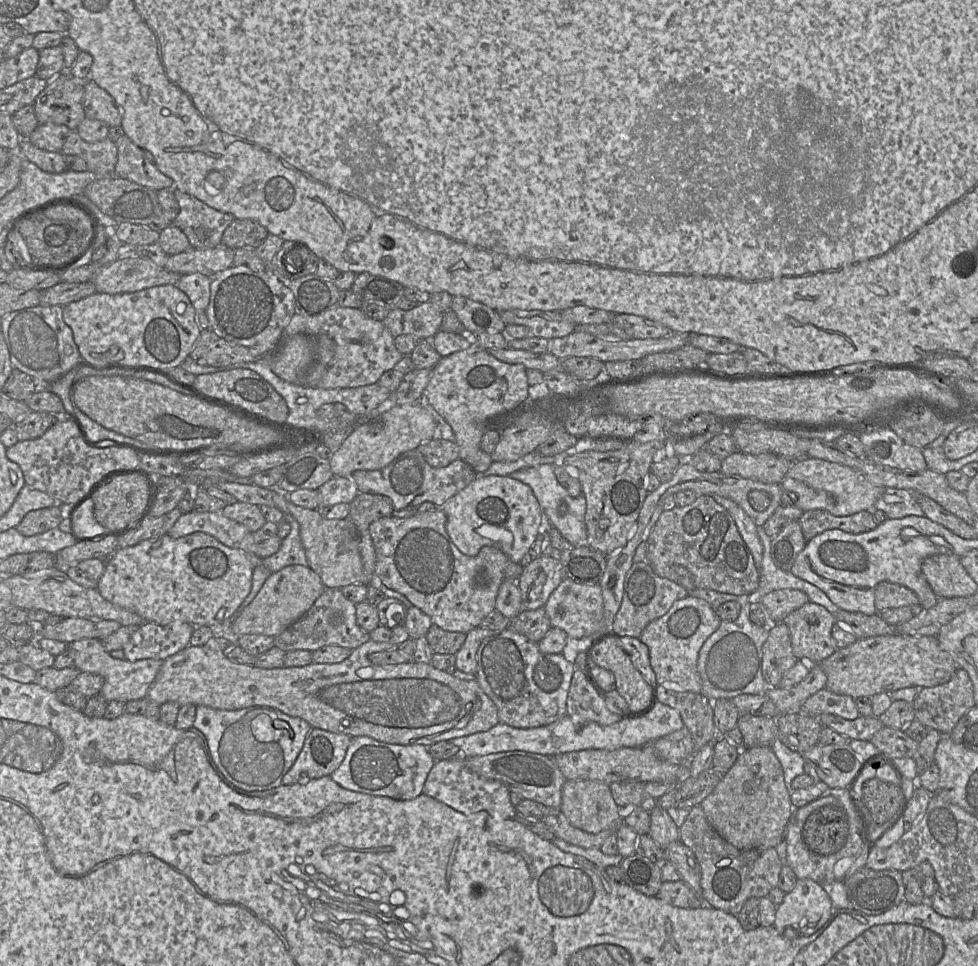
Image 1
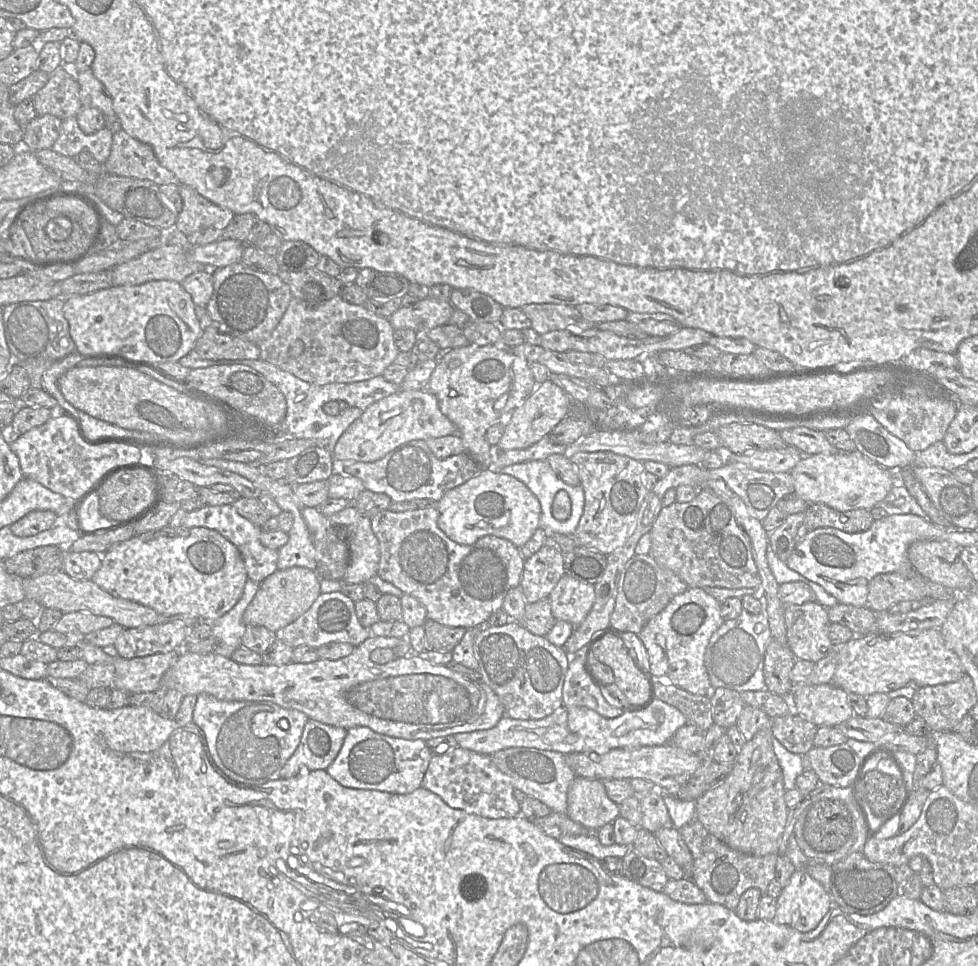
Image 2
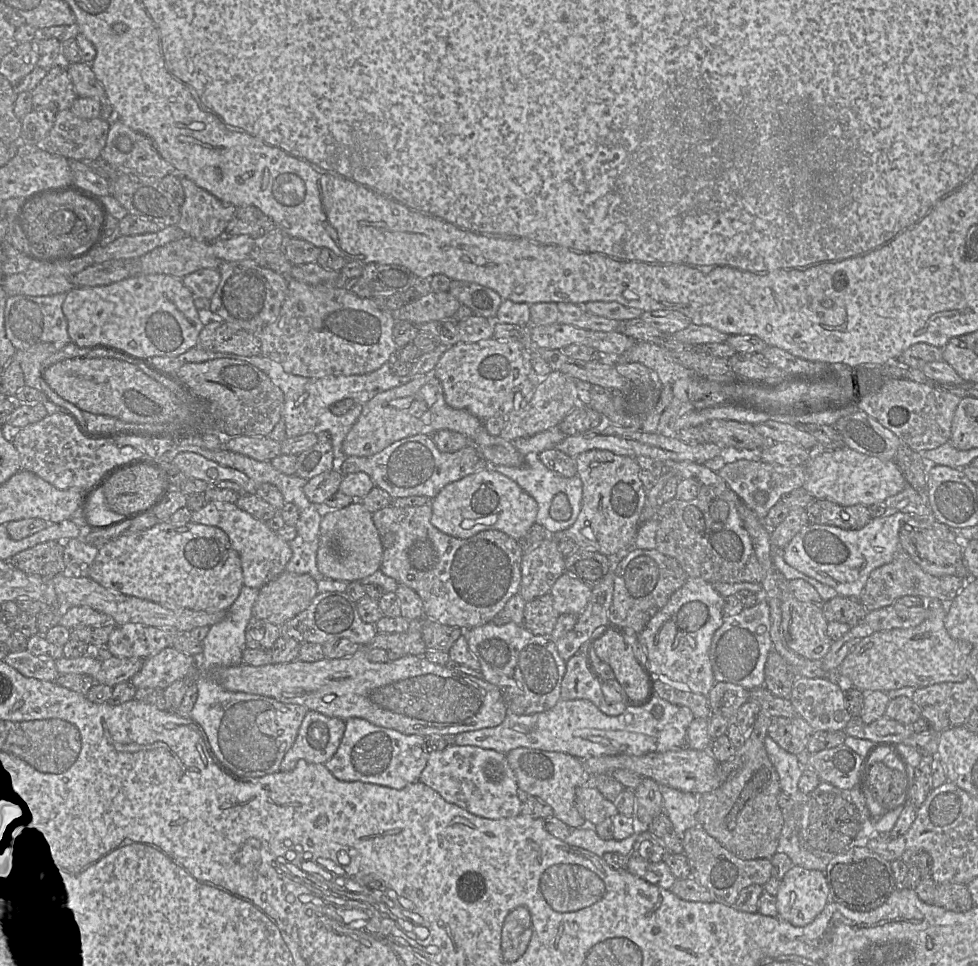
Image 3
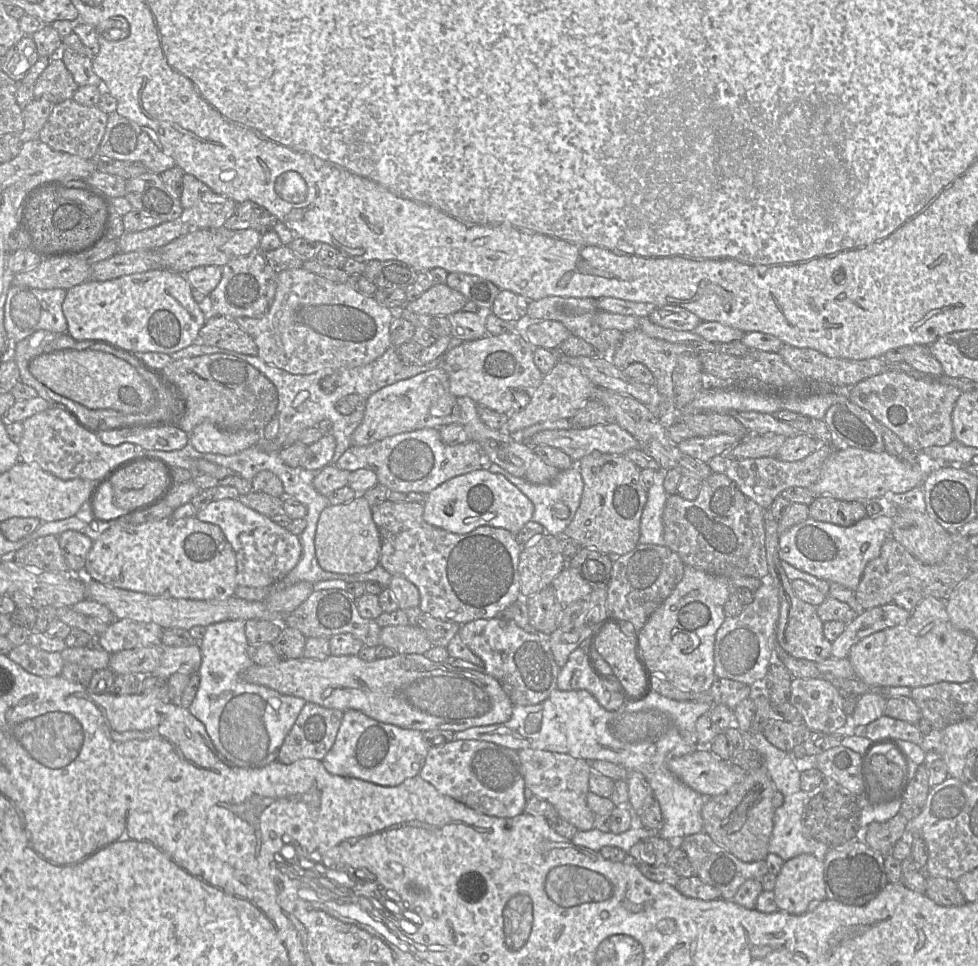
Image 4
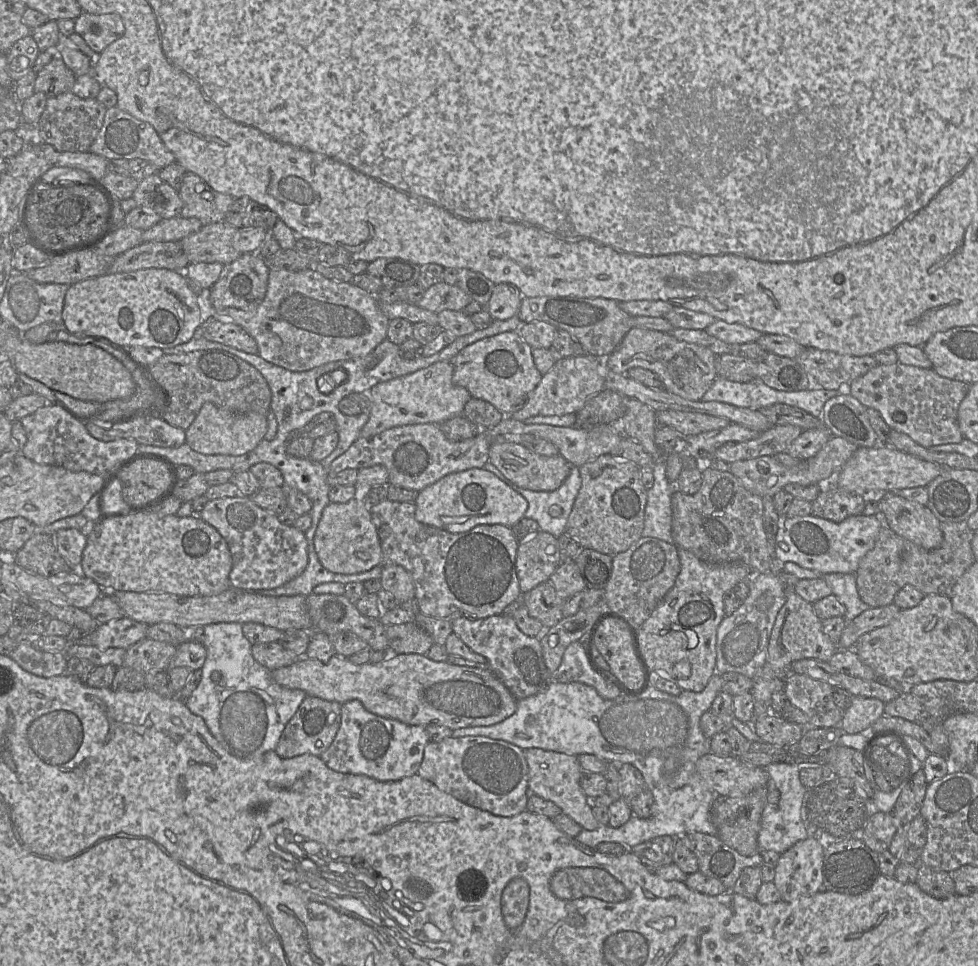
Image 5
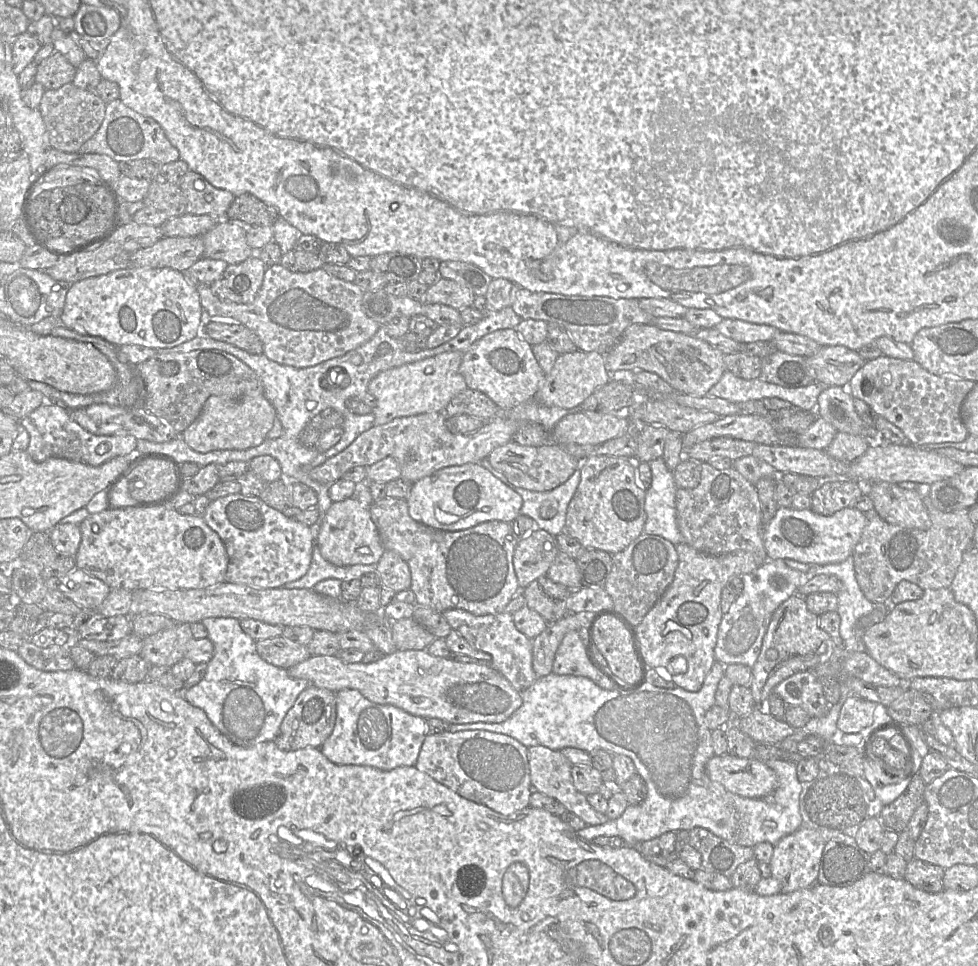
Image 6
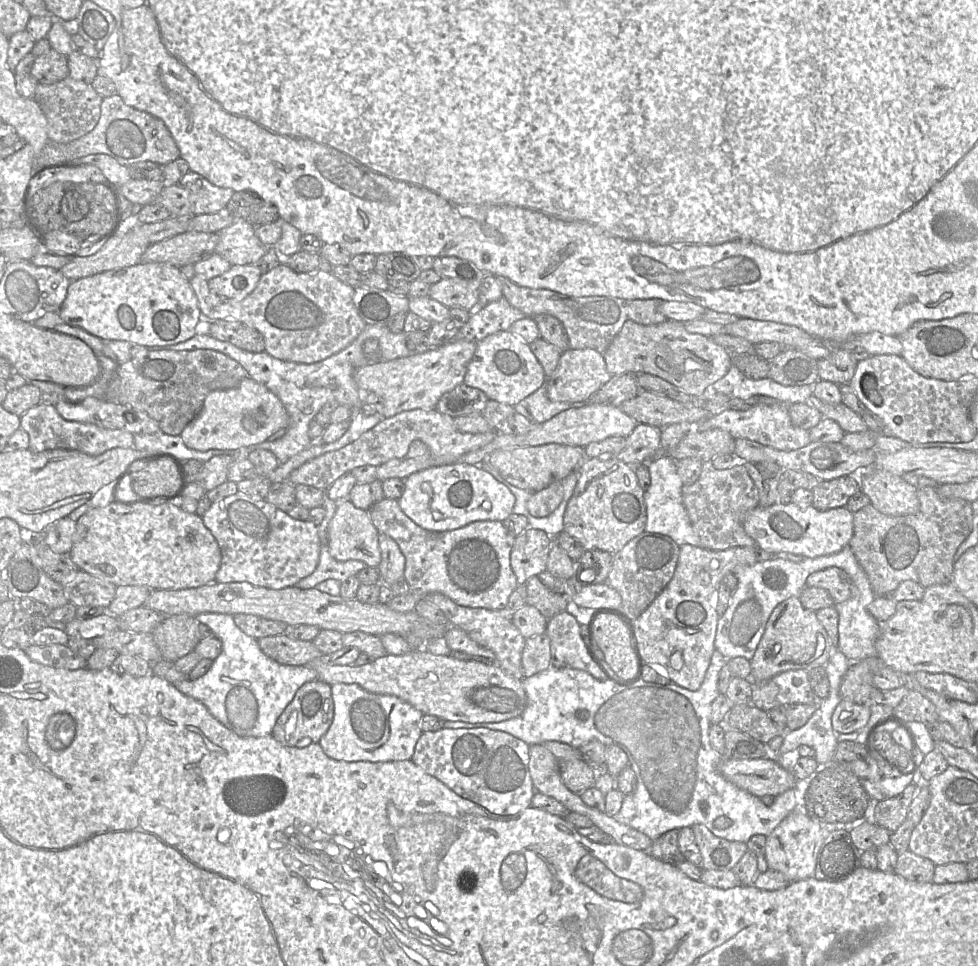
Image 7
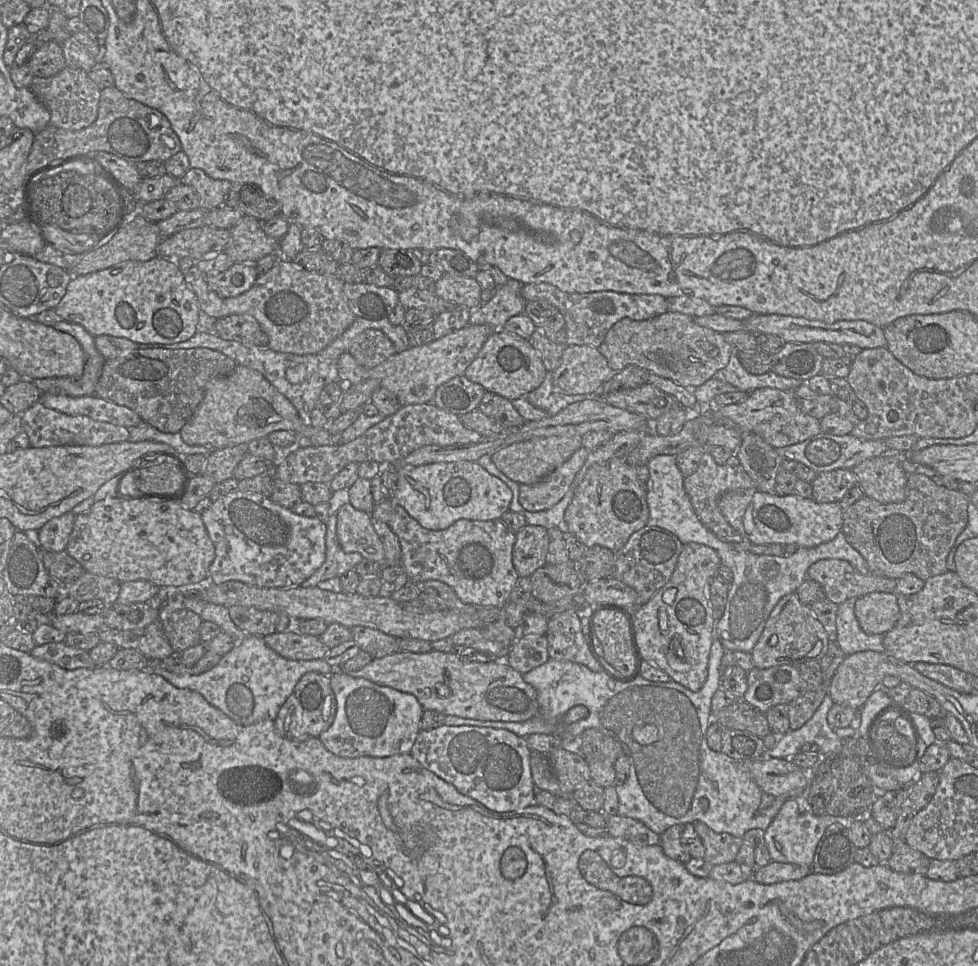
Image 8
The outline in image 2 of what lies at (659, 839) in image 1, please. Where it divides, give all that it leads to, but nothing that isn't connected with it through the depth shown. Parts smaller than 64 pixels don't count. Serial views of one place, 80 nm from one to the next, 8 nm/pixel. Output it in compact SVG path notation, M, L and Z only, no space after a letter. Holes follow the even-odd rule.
M654 789L649 793L640 796L642 820L640 828L655 833L662 828L673 827L672 820L668 814L664 802L663 790Z

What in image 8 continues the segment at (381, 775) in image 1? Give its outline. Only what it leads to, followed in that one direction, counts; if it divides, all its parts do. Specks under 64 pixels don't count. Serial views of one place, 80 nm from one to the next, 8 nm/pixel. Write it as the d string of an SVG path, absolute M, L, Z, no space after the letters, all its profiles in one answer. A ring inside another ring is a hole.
M334 669L330 679L337 711L333 723L318 736L329 752L343 758L359 758L389 757L411 751L424 712L415 696L350 676L342 669Z

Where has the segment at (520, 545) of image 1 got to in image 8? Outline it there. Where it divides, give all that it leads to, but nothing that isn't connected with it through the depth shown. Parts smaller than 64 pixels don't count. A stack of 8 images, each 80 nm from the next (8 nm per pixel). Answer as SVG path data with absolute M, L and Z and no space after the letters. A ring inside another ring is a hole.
M477 462L393 465L399 486L394 500L423 528L444 530L459 519L488 521L509 511L512 491Z

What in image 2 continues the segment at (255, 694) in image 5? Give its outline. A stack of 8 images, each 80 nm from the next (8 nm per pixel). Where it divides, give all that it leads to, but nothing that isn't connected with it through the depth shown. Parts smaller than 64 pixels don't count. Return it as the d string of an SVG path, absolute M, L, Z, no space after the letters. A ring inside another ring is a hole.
M247 580L243 595L237 604L222 617L211 623L211 635L219 641L215 653L230 658L233 652L242 646L242 637L246 626L243 614L255 597L260 584ZM201 693L193 712L193 723L202 731L216 768L231 782L261 786L279 779L280 772L297 749L308 721L301 711L285 709L269 701L223 701Z

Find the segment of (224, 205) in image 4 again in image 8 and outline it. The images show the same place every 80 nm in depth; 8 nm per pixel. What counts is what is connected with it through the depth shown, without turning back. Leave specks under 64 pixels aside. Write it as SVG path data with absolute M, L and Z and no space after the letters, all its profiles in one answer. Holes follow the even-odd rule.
M189 168L179 178L180 184L193 187L200 196L200 207L204 210L213 210L224 204L232 183L228 180L219 180L209 177L199 168Z

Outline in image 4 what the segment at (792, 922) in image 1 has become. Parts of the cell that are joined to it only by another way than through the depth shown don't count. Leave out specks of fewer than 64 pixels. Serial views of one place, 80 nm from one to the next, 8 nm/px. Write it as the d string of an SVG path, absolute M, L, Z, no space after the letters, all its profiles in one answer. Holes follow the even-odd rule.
M801 854L784 862L774 887L775 901L780 911L801 915L815 903L826 899L823 860L812 854Z

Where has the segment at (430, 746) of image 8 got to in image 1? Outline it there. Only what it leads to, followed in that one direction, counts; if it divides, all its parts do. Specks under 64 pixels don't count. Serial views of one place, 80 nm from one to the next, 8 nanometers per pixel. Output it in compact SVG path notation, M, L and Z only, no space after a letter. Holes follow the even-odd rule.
M461 756L435 761L426 778L423 794L463 815L488 813L495 819L514 819L517 814L516 806L510 801L509 788L500 781L484 778L473 772Z

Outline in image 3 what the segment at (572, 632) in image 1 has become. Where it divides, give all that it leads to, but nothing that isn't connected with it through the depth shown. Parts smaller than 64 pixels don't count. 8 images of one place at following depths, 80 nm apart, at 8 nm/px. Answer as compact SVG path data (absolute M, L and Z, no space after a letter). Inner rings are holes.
M565 571L556 580L550 593L553 606L559 614L579 615L591 597L592 588Z

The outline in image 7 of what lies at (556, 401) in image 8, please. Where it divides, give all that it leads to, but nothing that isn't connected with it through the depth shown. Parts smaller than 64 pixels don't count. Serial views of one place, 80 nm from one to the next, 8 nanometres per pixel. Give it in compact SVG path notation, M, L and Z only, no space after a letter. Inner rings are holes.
M546 382L535 392L527 396L521 403L532 416L533 422L543 423L569 408L577 408L587 402L553 402L548 398Z

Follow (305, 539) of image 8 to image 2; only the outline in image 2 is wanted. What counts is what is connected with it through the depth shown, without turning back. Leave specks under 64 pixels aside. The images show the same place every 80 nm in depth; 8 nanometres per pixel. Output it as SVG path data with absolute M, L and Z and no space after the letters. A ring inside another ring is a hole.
M232 504L203 506L198 510L186 512L181 526L186 528L204 527L219 532L240 551L245 563L249 580L261 584L267 577L278 570L278 551L267 548L261 543L259 536L262 529L242 517L235 510Z

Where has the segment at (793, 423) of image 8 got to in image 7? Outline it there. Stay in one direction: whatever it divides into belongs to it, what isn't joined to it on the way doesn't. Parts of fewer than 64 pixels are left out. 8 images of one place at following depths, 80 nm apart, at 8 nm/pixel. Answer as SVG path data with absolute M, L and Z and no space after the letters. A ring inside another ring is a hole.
M785 403L778 405L757 404L748 410L726 409L719 414L710 416L694 426L697 430L721 429L728 432L734 439L745 438L759 442L778 450L794 450L810 442L809 430L792 424L789 406Z

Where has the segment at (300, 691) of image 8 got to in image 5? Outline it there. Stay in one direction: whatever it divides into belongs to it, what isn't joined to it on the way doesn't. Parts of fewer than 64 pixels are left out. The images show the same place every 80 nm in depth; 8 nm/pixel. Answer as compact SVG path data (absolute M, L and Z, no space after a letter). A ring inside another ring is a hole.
M306 696L294 716L286 724L275 752L281 758L303 754L320 756L331 745L341 723L341 705L338 702Z

